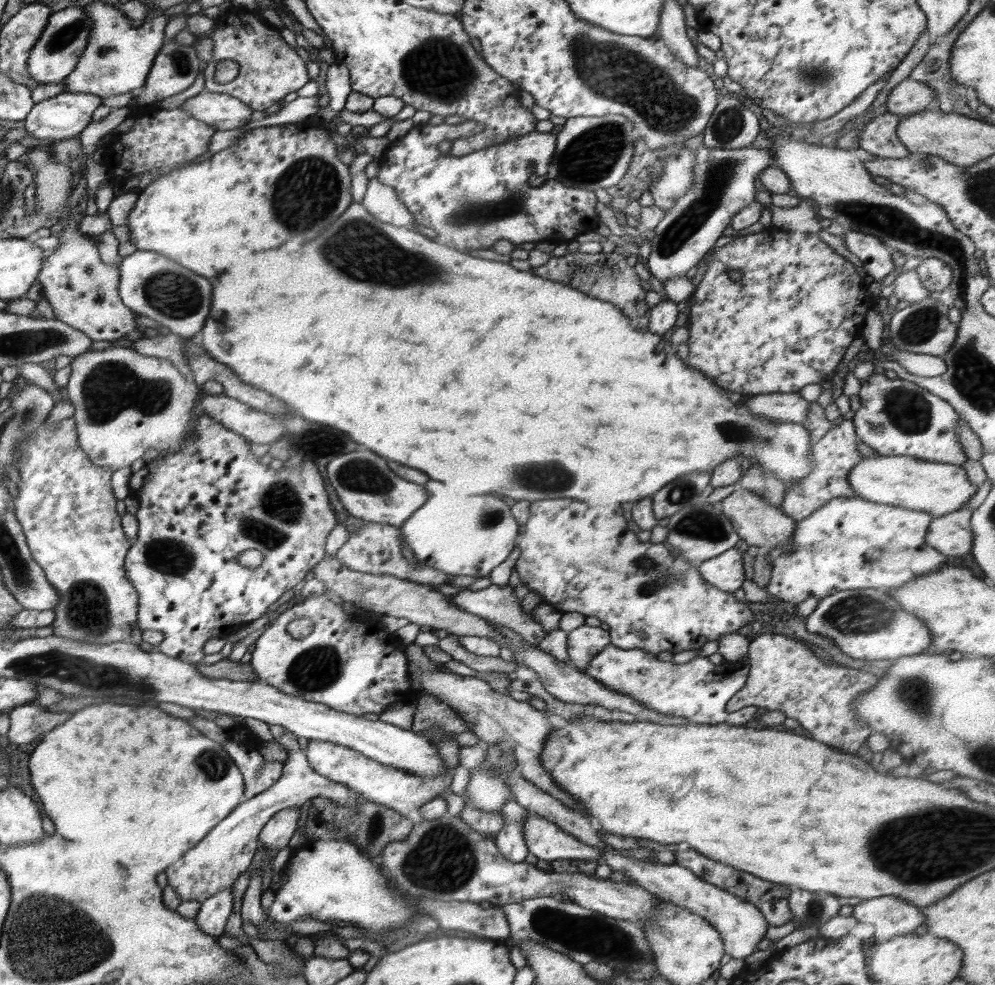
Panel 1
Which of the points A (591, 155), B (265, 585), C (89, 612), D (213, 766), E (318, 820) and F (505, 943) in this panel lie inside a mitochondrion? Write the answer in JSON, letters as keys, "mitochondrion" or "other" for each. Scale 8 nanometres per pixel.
{"A":"mitochondrion","B":"other","C":"mitochondrion","D":"mitochondrion","E":"other","F":"other"}

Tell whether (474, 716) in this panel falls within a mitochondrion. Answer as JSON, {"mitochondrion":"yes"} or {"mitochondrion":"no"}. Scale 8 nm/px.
{"mitochondrion":"yes"}

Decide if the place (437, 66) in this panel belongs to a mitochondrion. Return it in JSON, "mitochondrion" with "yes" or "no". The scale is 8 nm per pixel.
{"mitochondrion":"yes"}

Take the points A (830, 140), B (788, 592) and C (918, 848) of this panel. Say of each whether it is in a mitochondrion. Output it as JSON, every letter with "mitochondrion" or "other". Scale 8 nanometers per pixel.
{"A":"other","B":"other","C":"mitochondrion"}

